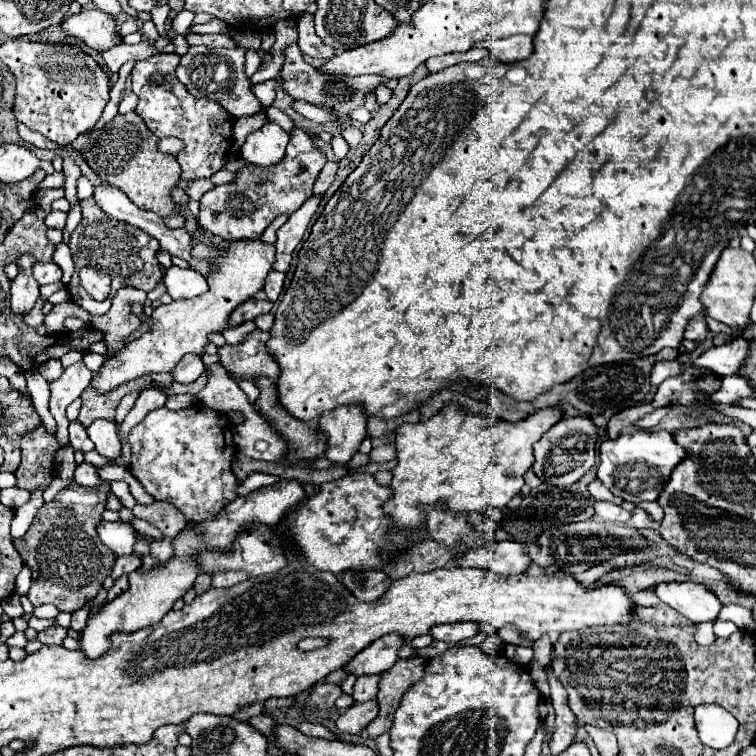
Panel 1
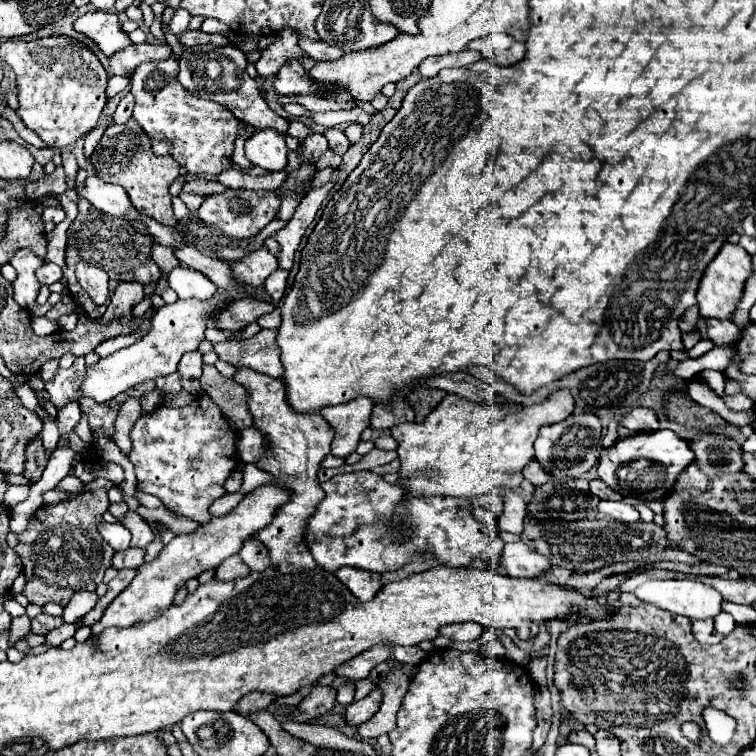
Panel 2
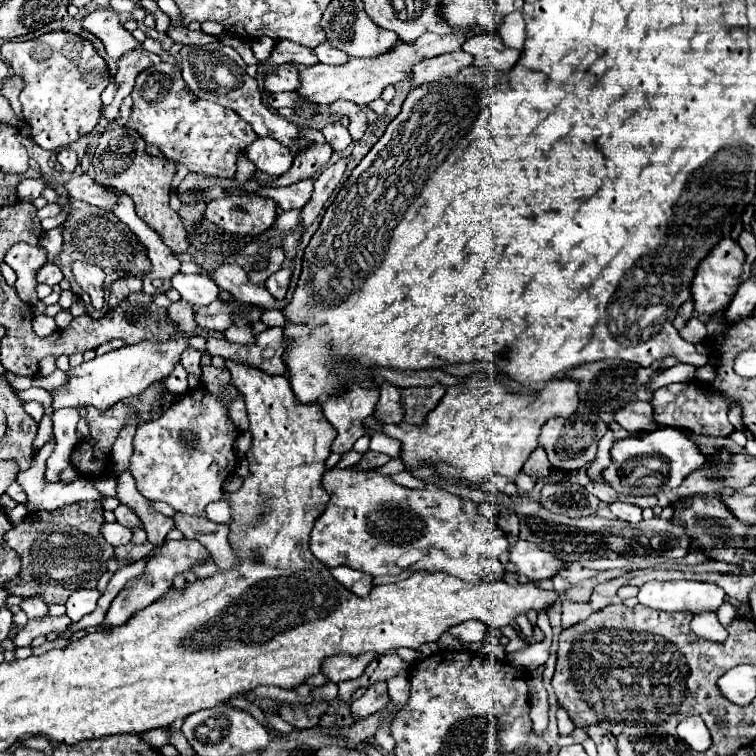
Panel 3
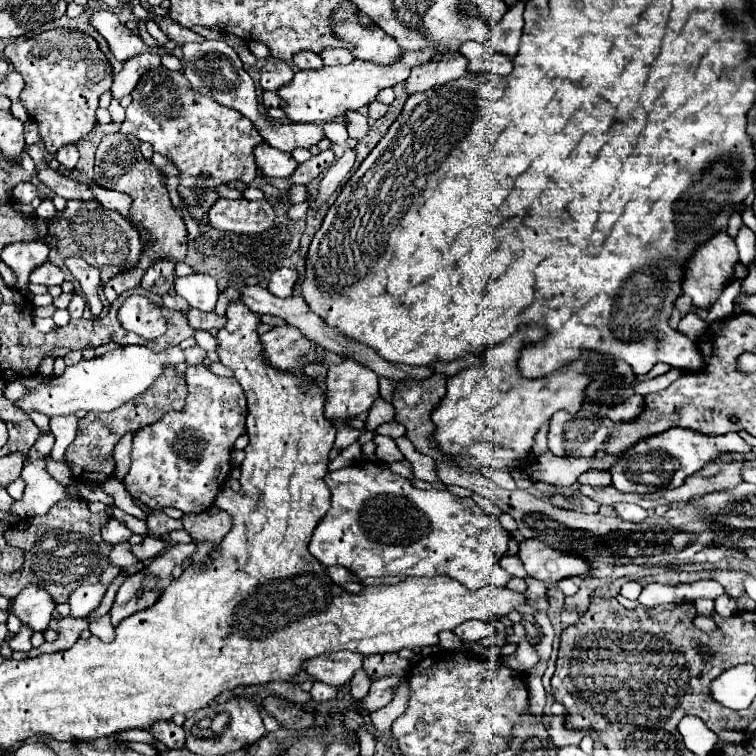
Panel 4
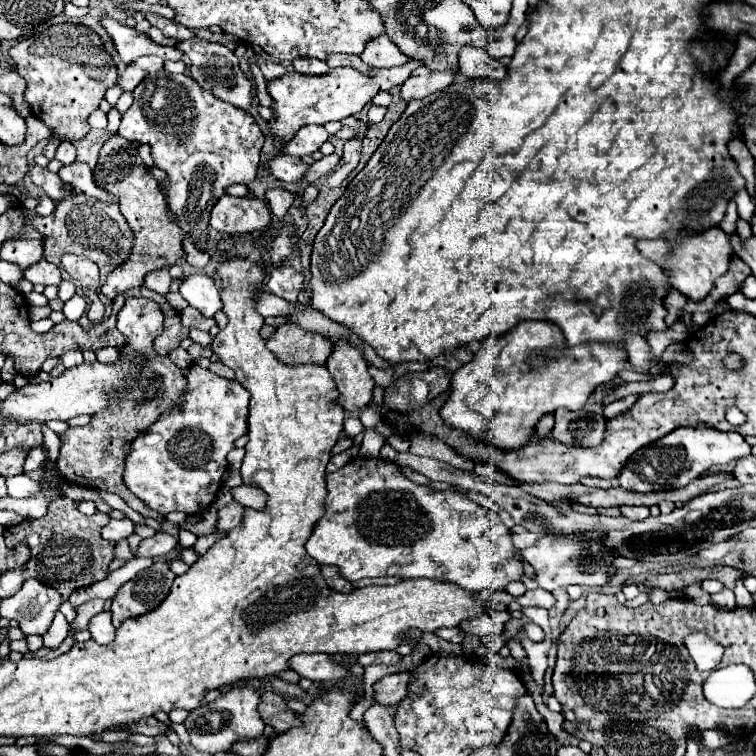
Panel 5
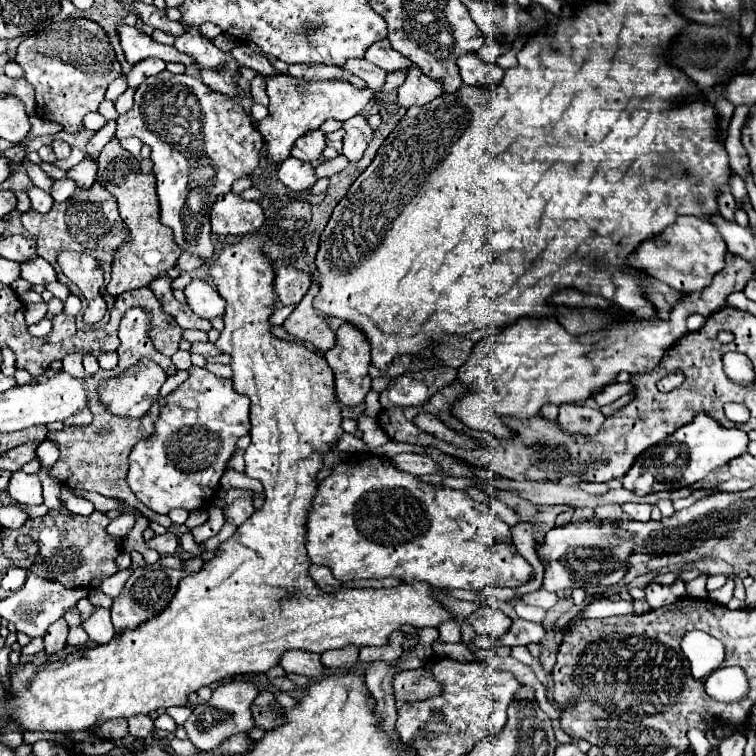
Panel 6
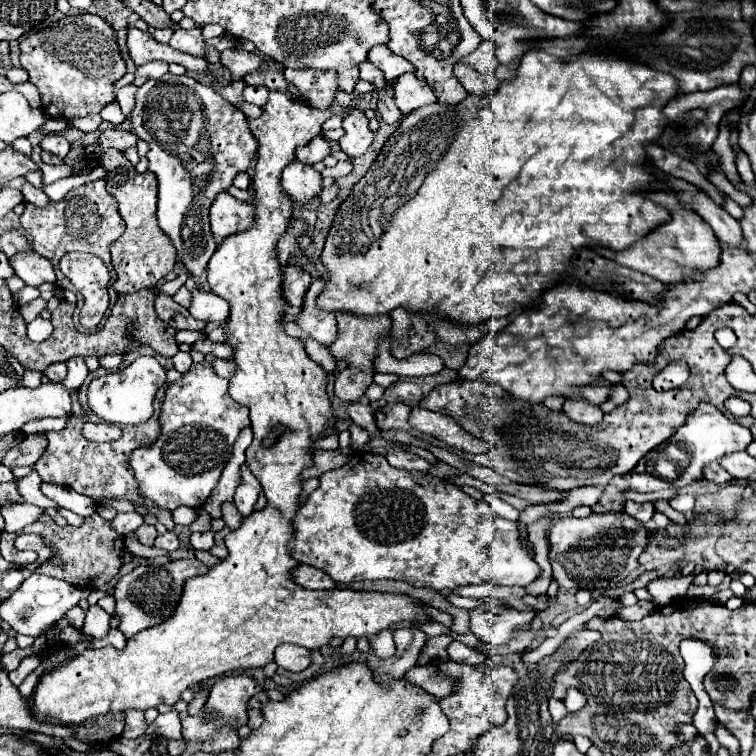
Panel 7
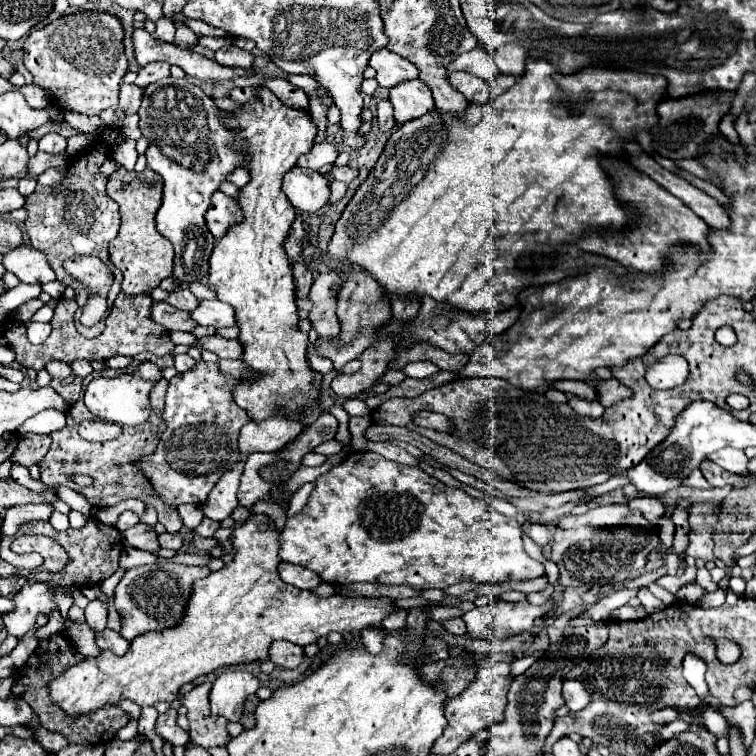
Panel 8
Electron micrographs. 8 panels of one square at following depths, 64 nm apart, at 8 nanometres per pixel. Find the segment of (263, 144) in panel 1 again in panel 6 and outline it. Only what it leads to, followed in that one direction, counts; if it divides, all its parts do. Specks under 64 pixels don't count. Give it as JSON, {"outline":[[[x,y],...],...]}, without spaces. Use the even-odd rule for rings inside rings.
{"outline":[[[286,158],[284,162],[280,162],[278,172],[276,172],[278,180],[288,186],[292,192],[300,192],[300,190],[308,190],[314,186],[316,176],[314,176],[314,168],[308,162],[296,160],[296,158]]]}

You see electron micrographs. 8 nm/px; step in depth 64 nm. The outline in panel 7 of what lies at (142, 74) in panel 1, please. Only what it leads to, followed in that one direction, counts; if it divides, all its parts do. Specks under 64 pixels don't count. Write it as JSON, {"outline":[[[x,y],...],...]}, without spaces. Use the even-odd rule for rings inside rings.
{"outline":[[[162,76],[160,80],[148,80],[136,92],[136,104],[122,124],[114,130],[132,132],[140,140],[150,144],[148,170],[158,178],[158,224],[170,236],[178,250],[178,260],[182,260],[190,274],[200,276],[206,270],[208,260],[216,252],[216,240],[210,232],[208,212],[214,198],[226,192],[240,172],[246,172],[254,164],[254,154],[258,152],[256,136],[248,128],[248,120],[240,108],[224,100],[212,86],[196,82],[190,76]]]}

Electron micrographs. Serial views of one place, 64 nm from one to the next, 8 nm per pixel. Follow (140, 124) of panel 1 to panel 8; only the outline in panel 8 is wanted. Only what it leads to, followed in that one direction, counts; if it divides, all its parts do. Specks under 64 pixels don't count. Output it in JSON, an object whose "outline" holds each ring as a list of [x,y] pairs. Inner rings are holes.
{"outline":[[[118,166],[112,176],[108,176],[106,184],[108,196],[118,202],[120,206],[120,232],[118,236],[110,242],[110,260],[112,264],[122,272],[122,292],[126,294],[140,294],[140,292],[150,292],[154,290],[166,276],[172,274],[174,270],[174,248],[170,240],[160,236],[156,232],[156,208],[160,206],[160,176],[152,170],[144,170],[142,174],[130,172],[124,166]]]}

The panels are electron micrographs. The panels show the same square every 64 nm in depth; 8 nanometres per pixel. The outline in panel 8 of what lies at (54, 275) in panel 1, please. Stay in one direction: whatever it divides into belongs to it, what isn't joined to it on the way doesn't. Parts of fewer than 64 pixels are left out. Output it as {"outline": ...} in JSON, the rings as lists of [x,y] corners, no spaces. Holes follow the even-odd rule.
{"outline":[[[20,246],[4,256],[4,266],[8,272],[16,274],[26,284],[46,284],[56,280],[46,256],[30,246]]]}

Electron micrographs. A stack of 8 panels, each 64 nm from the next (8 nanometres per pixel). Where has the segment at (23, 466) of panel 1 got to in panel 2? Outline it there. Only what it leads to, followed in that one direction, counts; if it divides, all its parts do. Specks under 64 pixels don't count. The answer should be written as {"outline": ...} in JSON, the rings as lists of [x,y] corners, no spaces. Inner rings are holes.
{"outline":[[[36,436],[34,440],[28,442],[28,446],[26,446],[26,462],[24,462],[22,476],[28,478],[30,486],[42,478],[42,472],[44,472],[44,468],[48,464],[50,456],[52,456],[52,452],[44,450],[40,436]]]}

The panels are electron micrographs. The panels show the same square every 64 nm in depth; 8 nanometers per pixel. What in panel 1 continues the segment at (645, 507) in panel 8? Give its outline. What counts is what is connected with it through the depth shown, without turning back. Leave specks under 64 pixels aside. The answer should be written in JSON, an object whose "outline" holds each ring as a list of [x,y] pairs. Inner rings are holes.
{"outline":[[[598,502],[598,504],[594,506],[594,510],[596,510],[596,516],[602,518],[602,520],[606,520],[606,522],[624,524],[624,522],[628,522],[628,518],[630,518],[630,512],[628,512],[628,510],[620,508],[620,506],[616,506],[616,504],[608,504],[608,502]]]}

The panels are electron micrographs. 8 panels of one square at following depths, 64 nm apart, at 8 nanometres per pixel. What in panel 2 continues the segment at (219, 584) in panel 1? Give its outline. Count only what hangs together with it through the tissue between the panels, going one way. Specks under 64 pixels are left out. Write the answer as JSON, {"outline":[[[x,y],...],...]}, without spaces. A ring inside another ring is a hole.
{"outline":[[[238,554],[226,558],[217,568],[215,578],[221,581],[231,581],[239,577],[245,577],[249,568],[241,560]]]}

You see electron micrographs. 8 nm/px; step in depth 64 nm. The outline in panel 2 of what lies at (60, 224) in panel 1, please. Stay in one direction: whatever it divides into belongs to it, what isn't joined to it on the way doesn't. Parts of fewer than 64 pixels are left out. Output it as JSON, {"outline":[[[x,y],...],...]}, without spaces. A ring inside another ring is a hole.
{"outline":[[[46,208],[42,214],[44,222],[54,222],[54,224],[60,224],[64,218],[66,218],[66,212],[62,208]]]}

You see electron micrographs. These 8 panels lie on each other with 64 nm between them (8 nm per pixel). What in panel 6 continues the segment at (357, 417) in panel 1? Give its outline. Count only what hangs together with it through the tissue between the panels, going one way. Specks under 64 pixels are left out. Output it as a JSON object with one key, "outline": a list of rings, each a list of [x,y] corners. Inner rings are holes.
{"outline":[[[342,324],[336,330],[336,344],[332,350],[324,354],[328,366],[334,370],[336,376],[336,396],[342,404],[346,406],[358,406],[364,402],[366,394],[370,392],[372,380],[368,376],[368,366],[370,366],[370,344],[364,338],[364,334],[350,324]]]}

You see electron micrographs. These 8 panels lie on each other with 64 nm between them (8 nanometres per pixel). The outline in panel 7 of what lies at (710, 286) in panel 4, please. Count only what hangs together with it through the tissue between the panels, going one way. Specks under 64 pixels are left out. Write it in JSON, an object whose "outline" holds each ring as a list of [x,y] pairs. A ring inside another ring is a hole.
{"outline":[[[656,192],[652,196],[658,204],[664,204],[664,208],[672,208],[672,222],[656,228],[656,232],[650,232],[646,240],[640,240],[632,244],[632,248],[624,252],[612,252],[606,248],[594,248],[598,254],[616,260],[618,264],[624,264],[632,270],[638,270],[642,274],[648,274],[664,284],[684,284],[686,278],[692,278],[696,274],[704,274],[716,264],[720,264],[720,240],[716,238],[710,224],[706,224],[694,210],[684,208],[682,204],[676,204],[676,196],[668,196],[668,192]]]}

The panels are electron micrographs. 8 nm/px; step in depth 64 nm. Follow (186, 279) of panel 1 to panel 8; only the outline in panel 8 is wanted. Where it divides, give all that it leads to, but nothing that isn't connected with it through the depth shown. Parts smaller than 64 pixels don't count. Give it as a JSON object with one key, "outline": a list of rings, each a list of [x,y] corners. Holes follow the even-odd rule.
{"outline":[[[200,300],[198,308],[192,312],[192,318],[202,326],[214,326],[214,328],[234,324],[232,306],[220,300]]]}

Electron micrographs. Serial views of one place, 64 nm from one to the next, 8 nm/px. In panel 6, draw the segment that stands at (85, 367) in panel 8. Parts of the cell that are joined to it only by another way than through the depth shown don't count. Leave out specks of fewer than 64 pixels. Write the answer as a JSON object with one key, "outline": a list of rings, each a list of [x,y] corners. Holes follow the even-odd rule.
{"outline":[[[76,352],[68,354],[68,356],[62,360],[62,364],[64,364],[64,370],[66,370],[66,372],[72,372],[74,376],[82,376],[82,374],[84,374],[82,354],[76,354]]]}

